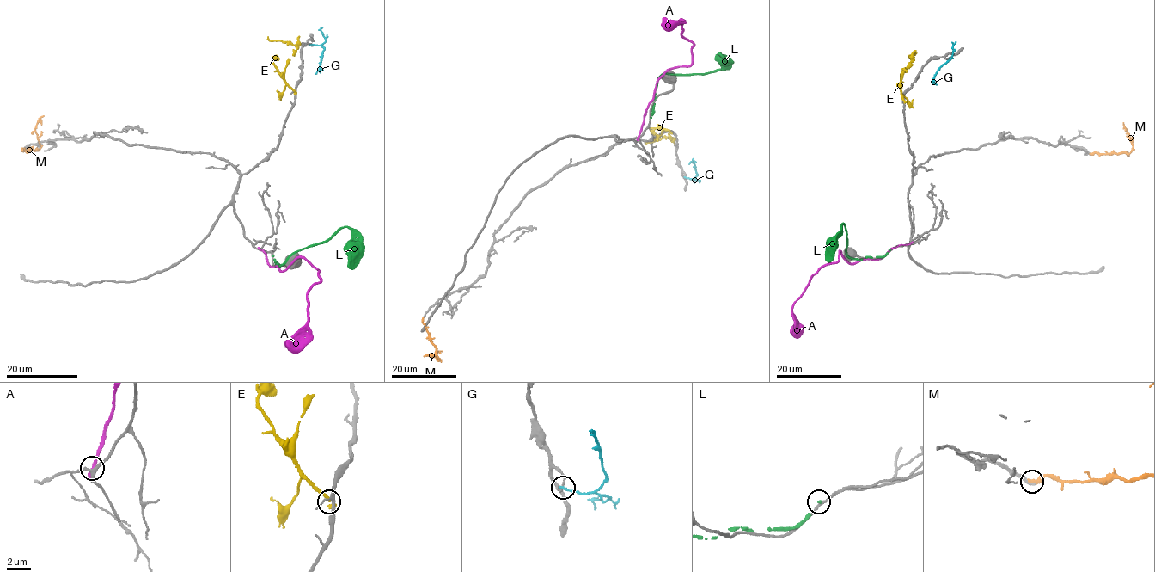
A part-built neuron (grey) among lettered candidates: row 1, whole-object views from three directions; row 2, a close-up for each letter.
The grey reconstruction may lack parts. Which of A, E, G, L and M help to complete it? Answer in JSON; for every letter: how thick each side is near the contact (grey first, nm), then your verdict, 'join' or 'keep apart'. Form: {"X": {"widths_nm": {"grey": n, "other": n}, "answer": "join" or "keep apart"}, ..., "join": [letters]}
{"A": {"widths_nm": {"grey": 200, "other": 280}, "answer": "keep apart"}, "E": {"widths_nm": {"grey": 220, "other": 320}, "answer": "keep apart"}, "G": {"widths_nm": {"grey": 150, "other": 200}, "answer": "keep apart"}, "L": {"widths_nm": {"grey": 220, "other": 120}, "answer": "keep apart"}, "M": {"widths_nm": {"grey": 200, "other": 360}, "answer": "join"}, "join": ["M"]}

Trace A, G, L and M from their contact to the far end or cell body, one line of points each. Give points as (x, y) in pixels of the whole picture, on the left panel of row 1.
A: (259, 249), (270, 266), (281, 271), (304, 257), (319, 273), (320, 280), (307, 295), (302, 343), (290, 351)
G: (311, 45), (320, 45), (324, 48), (314, 73)
L: (273, 255), (280, 266), (292, 254), (327, 241), (348, 226), (351, 230), (349, 267)
M: (22, 150), (38, 150), (41, 147), (34, 129), (39, 119), (41, 125)

